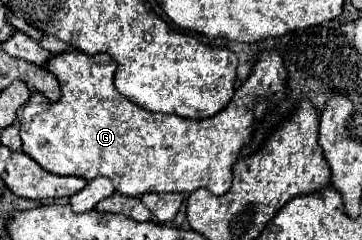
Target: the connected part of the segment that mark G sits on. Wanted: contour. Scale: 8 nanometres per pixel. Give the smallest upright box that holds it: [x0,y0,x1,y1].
[17,49,287,197]

